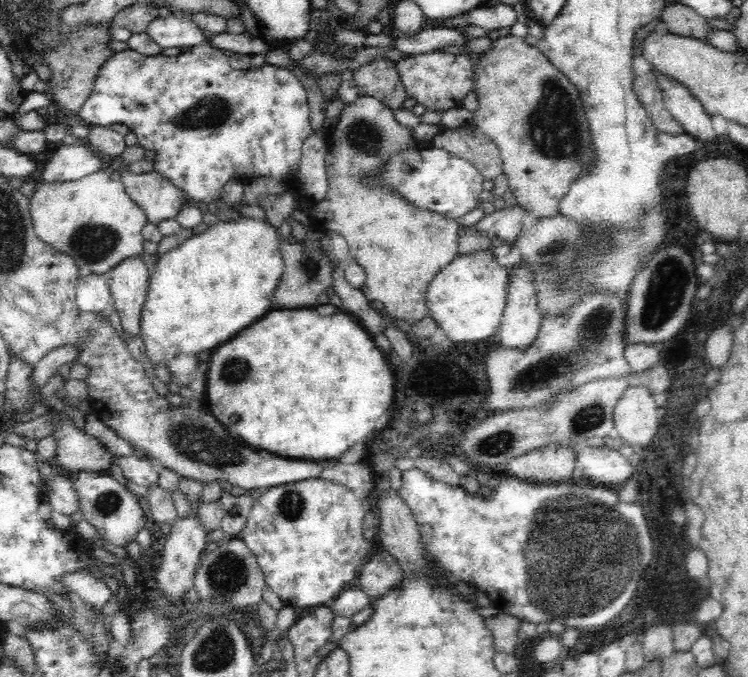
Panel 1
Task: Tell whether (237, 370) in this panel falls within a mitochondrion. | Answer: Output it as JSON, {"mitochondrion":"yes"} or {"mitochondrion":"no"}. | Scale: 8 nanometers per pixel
{"mitochondrion":"yes"}

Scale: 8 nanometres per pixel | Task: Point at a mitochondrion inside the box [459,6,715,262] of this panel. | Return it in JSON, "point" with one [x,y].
{"point":[554,129]}

